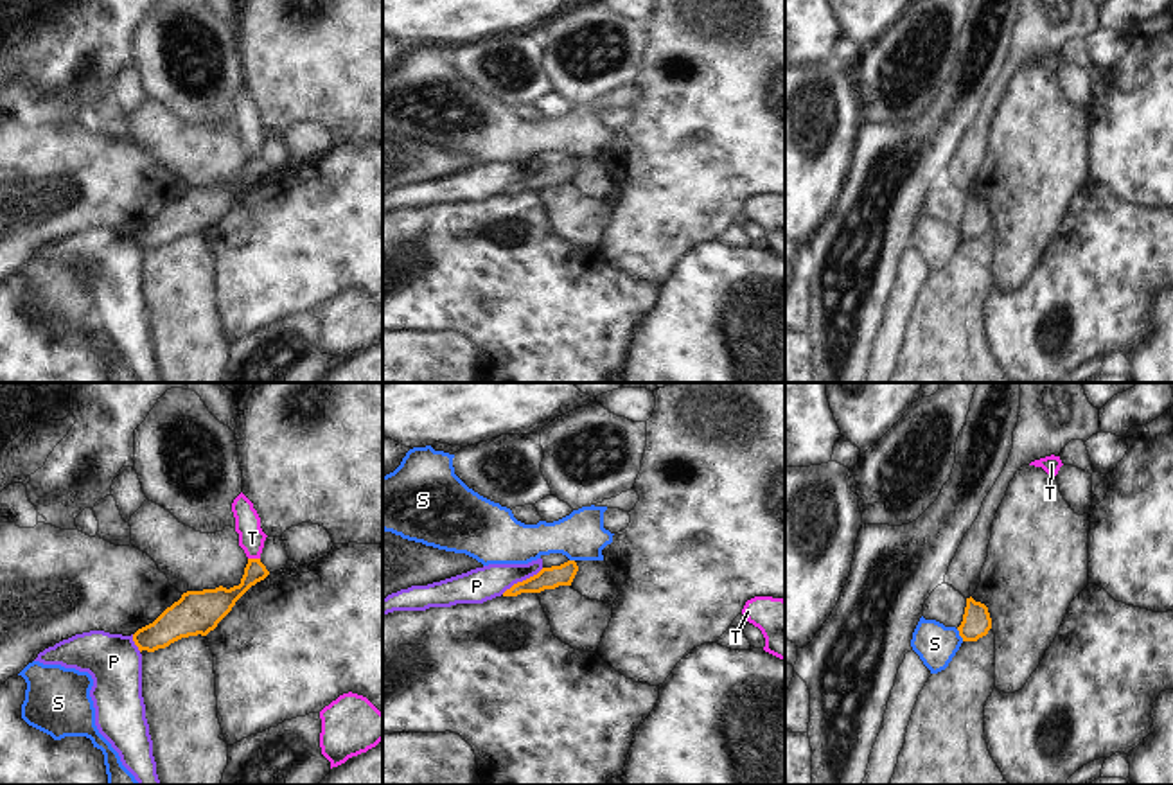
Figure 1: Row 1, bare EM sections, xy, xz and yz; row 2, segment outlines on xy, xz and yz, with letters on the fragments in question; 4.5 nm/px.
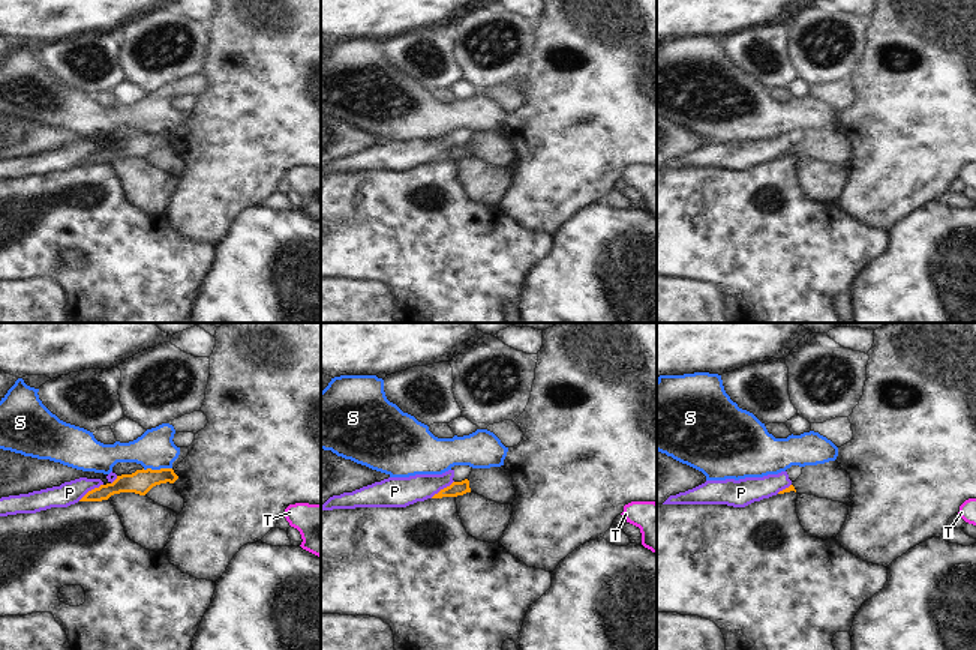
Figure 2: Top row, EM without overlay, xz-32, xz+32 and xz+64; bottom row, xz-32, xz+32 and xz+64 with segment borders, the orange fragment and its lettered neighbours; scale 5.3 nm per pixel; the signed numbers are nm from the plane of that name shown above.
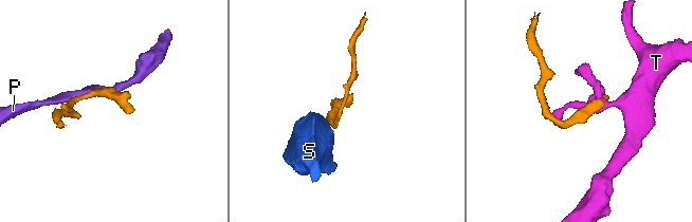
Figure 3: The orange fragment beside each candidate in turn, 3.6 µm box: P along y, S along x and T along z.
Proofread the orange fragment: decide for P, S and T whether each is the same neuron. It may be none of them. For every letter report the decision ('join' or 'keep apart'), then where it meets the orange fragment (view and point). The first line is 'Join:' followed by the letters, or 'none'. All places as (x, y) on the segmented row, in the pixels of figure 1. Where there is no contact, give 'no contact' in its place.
Join: none
P: keep apart | xz (523, 581)
S: keep apart | yz (960, 635)
T: keep apart | xy (254, 559)

